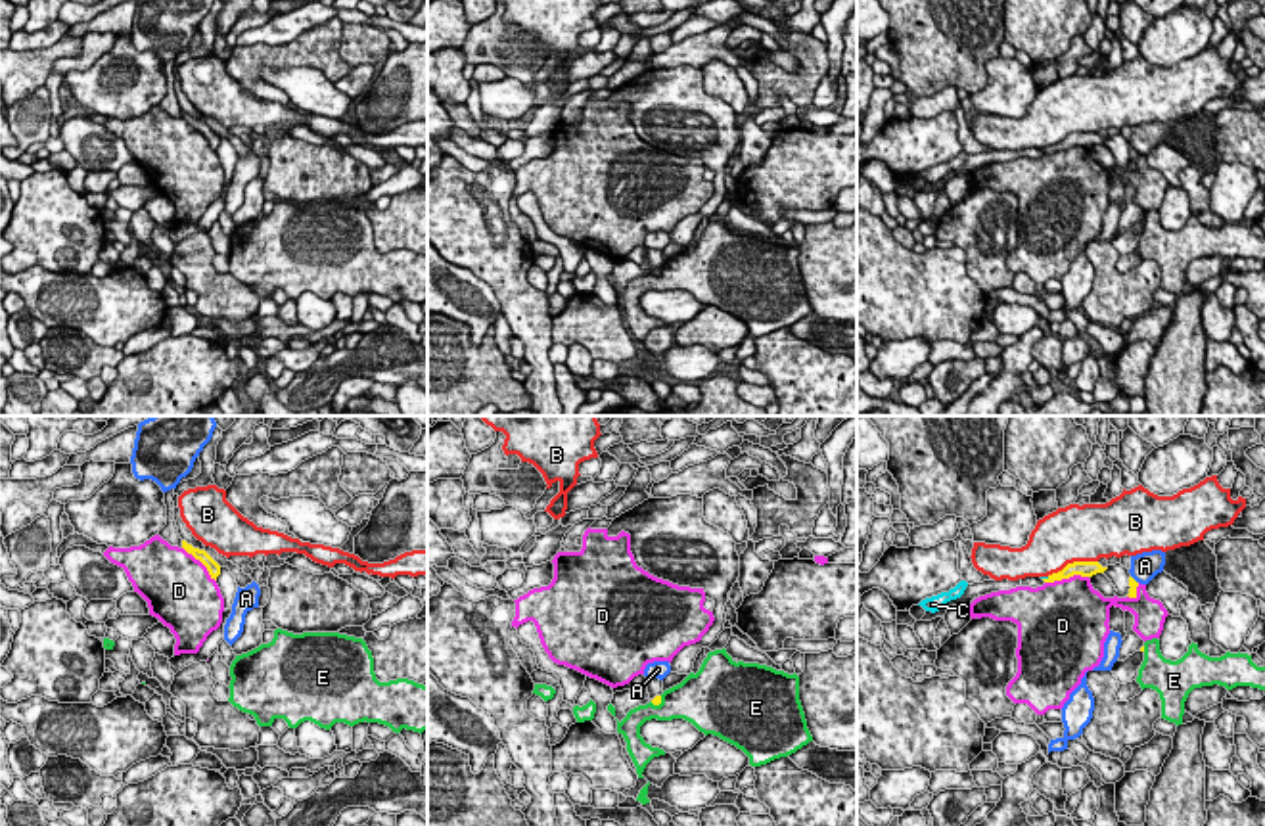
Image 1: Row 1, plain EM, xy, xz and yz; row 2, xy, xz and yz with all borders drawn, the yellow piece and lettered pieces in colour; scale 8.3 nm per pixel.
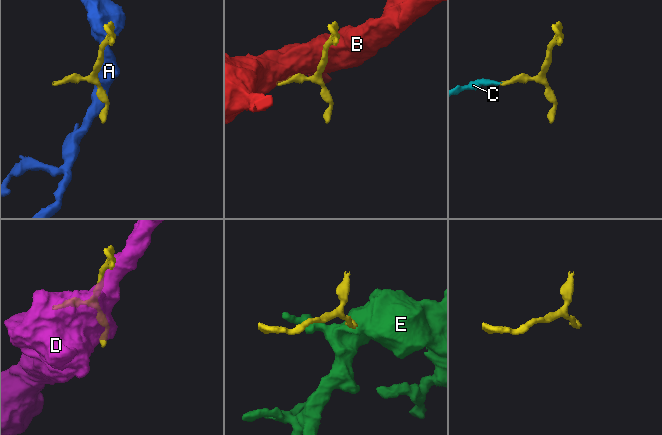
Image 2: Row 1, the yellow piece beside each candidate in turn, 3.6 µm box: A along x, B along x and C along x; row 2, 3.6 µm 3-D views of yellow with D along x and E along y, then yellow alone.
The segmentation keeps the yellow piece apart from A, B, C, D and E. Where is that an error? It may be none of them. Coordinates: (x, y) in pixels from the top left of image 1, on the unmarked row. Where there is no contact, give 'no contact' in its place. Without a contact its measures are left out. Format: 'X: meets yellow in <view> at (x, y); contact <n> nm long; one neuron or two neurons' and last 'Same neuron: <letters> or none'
A: meets yellow in yz at (1133, 150); contact 100 nm long; two neurons
B: meets yellow in yz at (1074, 133); contact 460 nm long; two neurons
C: meets yellow in yz at (1045, 150); contact 70 nm long; one neuron
D: meets yellow in yz at (1066, 148); contact 380 nm long; two neurons
E: meets yellow in xz at (658, 275); contact 120 nm long; two neurons
Same neuron: C

